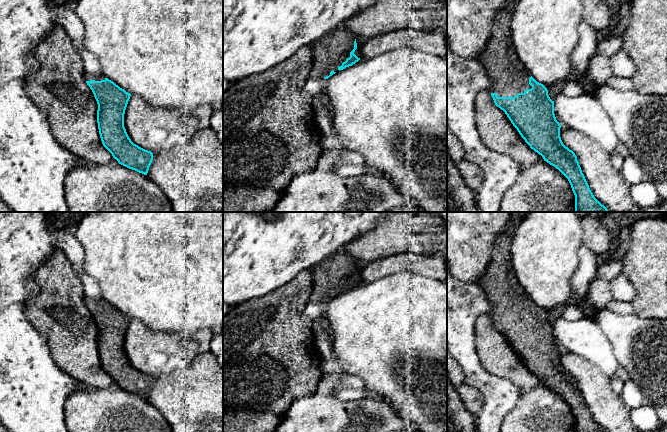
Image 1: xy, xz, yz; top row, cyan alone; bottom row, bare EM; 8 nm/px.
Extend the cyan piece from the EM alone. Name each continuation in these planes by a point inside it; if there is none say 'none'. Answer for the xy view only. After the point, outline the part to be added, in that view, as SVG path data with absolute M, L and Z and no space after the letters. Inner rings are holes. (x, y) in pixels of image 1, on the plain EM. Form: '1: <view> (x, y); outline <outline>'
1: xy (98, 301); outline M98 298L98 299L87 299L86 300L86 305L92 305L92 304L95 304L95 305L101 305L101 304L105 304L105 301Z

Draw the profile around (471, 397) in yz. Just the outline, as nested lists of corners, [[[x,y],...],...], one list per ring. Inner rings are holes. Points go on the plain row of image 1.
[[[465,383],[456,387],[456,390],[465,407],[471,412],[472,415],[476,416],[484,404],[484,397],[481,392]]]

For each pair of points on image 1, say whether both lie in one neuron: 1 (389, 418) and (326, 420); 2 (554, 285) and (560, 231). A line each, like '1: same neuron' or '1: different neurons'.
1: same neuron
2: same neuron

